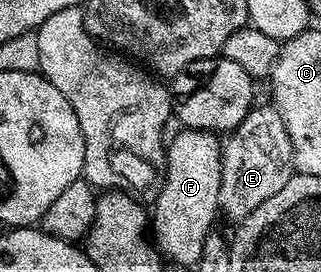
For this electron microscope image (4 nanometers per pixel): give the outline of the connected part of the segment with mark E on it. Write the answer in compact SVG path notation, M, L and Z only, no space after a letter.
M272 103L260 104L250 108L247 118L243 118L243 122L239 122L239 126L228 133L221 149L219 212L224 219L226 216L232 222L245 220L255 206L263 206L267 198L279 194L279 190L283 190L283 186L287 186L295 174L293 147L283 118Z

